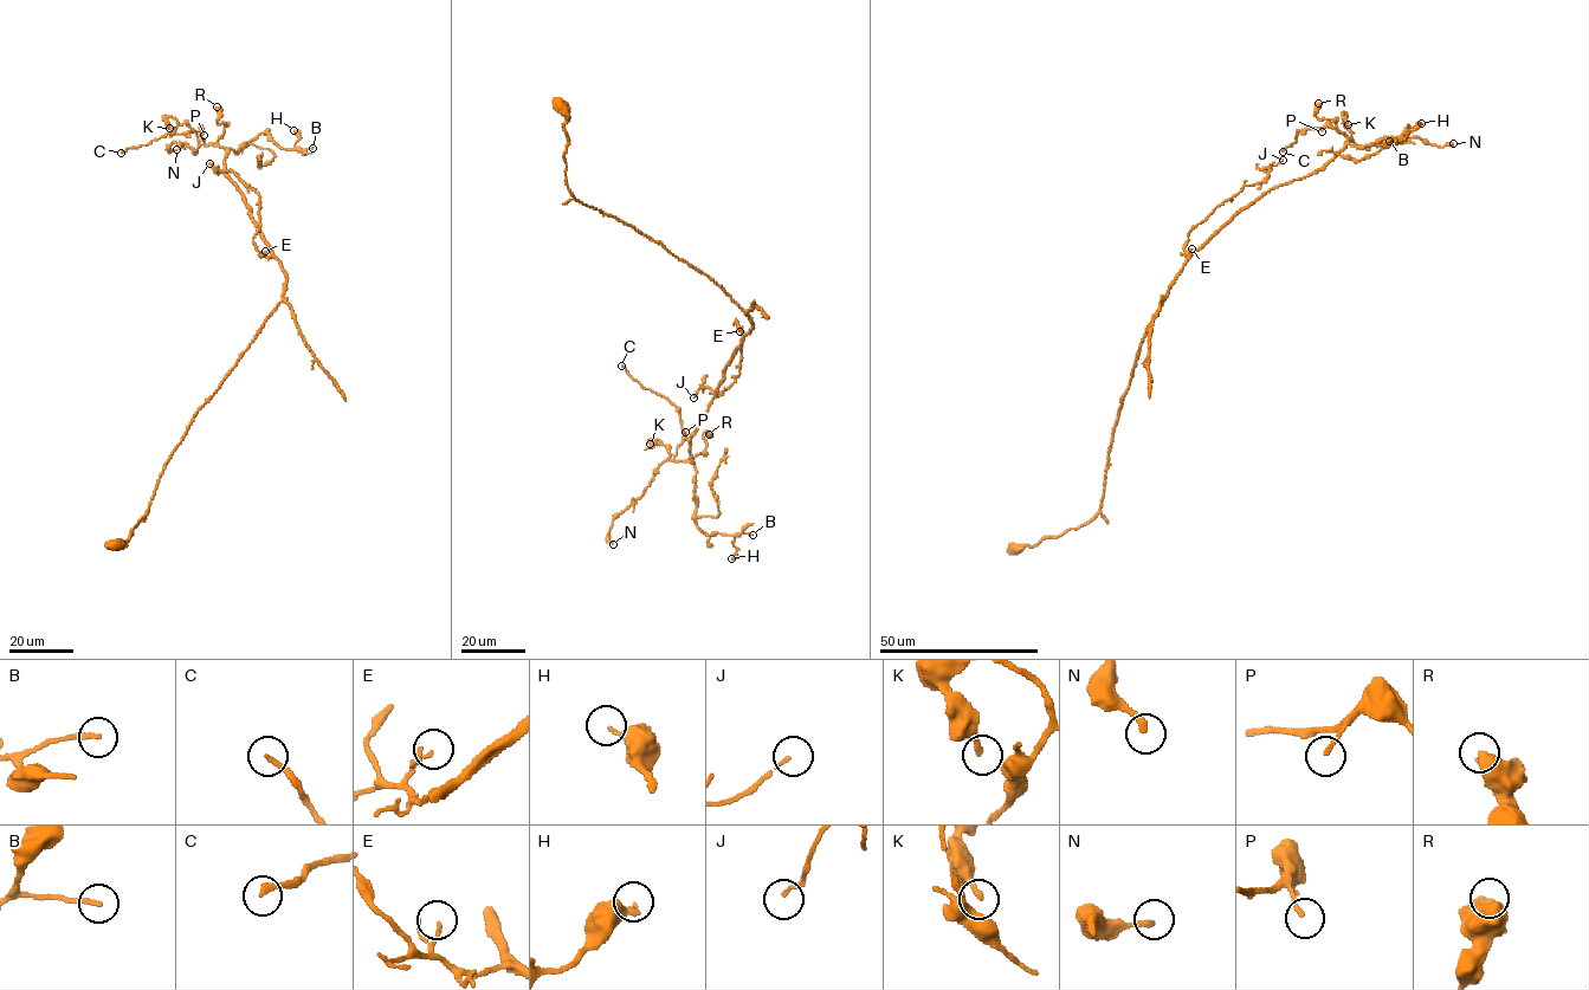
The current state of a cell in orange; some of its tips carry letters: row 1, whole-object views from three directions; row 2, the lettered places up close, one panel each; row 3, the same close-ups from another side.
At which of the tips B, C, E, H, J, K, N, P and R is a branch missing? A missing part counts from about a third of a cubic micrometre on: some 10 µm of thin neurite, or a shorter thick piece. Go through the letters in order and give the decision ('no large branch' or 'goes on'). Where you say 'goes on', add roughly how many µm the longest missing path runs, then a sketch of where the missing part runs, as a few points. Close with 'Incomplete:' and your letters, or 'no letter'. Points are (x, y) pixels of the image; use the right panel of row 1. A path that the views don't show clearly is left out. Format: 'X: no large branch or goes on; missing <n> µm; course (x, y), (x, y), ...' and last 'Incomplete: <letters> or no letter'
B: no large branch
C: goes on; missing 10 µm
E: no large branch
H: no large branch
J: no large branch
K: no large branch
N: goes on; missing 7 µm; course (1453, 143), (1467, 135)
P: no large branch
R: no large branch
Incomplete: C, N

